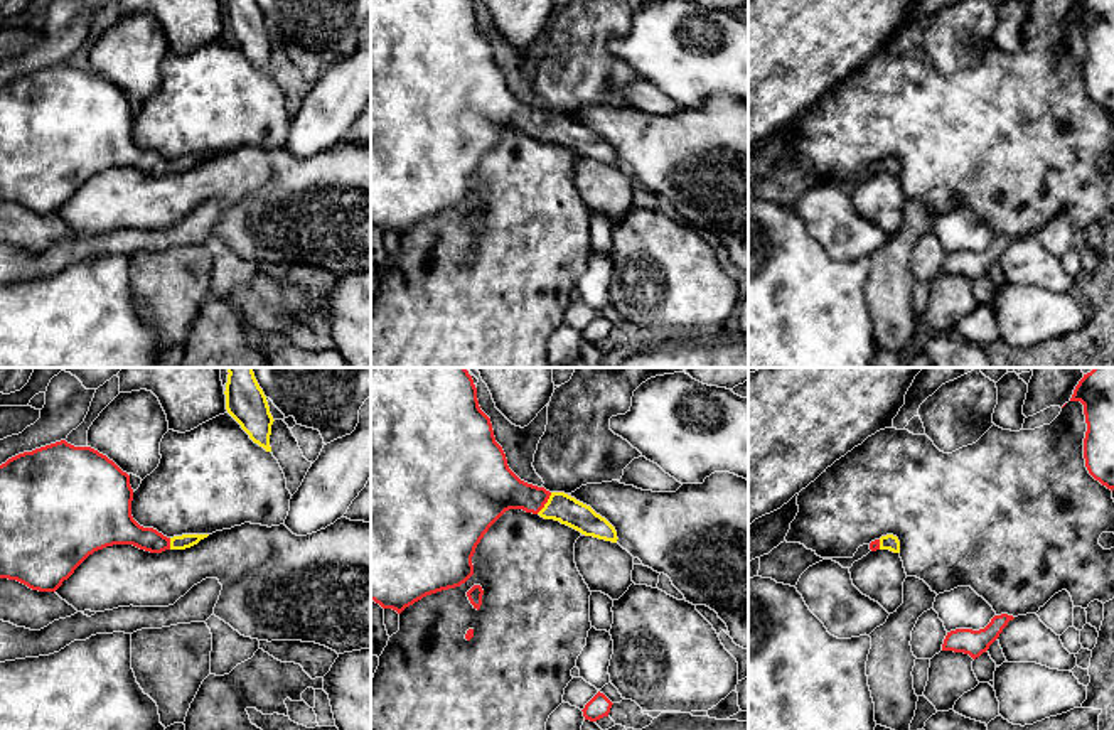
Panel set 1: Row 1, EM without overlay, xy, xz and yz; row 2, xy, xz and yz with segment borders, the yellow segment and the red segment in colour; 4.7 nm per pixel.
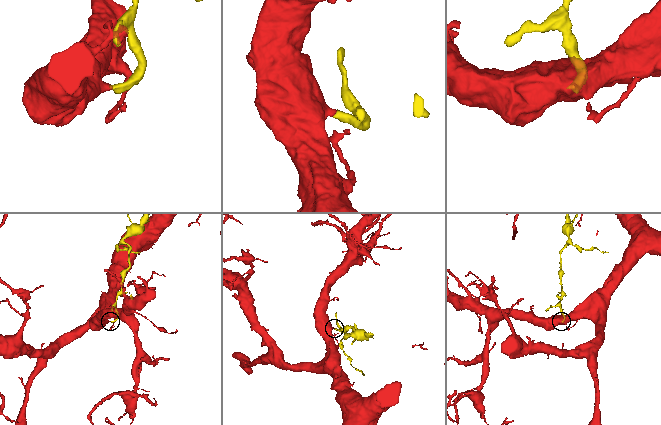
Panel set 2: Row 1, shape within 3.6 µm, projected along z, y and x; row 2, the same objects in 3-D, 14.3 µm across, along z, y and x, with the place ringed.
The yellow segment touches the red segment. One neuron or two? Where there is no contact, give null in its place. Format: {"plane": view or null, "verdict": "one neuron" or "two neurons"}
{"plane": "xz", "verdict": "one neuron"}

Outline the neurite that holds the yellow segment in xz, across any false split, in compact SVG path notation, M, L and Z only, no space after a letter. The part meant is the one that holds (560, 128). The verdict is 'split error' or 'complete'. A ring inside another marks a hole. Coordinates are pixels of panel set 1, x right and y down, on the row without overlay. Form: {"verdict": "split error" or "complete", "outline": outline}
{"verdict": "split error", "outline": "M371 0L371 223L383 231L393 231L401 236L426 217L460 209L474 197L472 179L477 167L489 150L509 132L522 132L544 142L560 143L585 158L612 165L619 162L615 150L590 128L565 115L549 115L544 110L528 106L509 91L506 76L495 64L490 40L479 29L477 10L472 0Z"}

